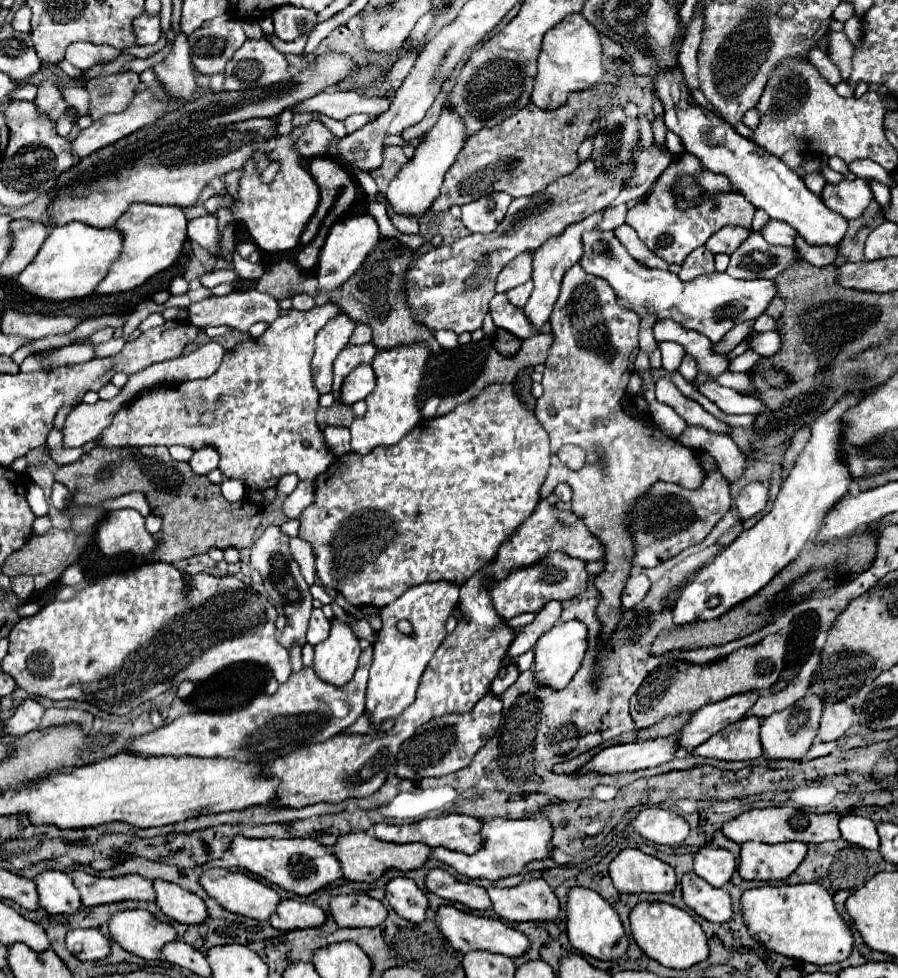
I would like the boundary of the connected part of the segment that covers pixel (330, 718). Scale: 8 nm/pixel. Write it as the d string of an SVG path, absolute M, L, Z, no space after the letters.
M372 646L362 650L360 654L360 666L354 674L354 678L344 686L332 686L322 682L312 668L302 668L302 672L292 674L288 682L280 684L278 692L268 696L256 696L248 706L240 710L227 712L195 711L182 714L176 720L172 720L166 726L156 728L150 734L136 736L128 744L124 744L124 750L142 758L154 758L154 756L194 756L194 758L234 758L240 762L256 762L266 764L268 760L274 760L276 756L284 756L296 748L310 746L316 742L324 742L350 724L354 724L364 714L364 696L366 696L366 684L368 684L368 668L372 664Z

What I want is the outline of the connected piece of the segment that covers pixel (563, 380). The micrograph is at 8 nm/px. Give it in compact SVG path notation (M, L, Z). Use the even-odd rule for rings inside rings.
M574 264L562 280L562 290L550 324L554 342L544 364L544 394L538 398L534 412L550 436L552 452L558 452L564 444L576 444L586 452L586 464L580 470L570 470L568 466L562 466L558 456L552 456L552 466L540 496L548 498L560 482L570 484L574 490L572 512L584 520L586 528L604 546L604 570L594 578L594 588L600 594L596 608L602 626L600 640L608 640L624 614L620 594L636 554L630 530L630 512L636 500L660 480L696 490L702 486L706 472L698 458L692 456L692 450L666 436L658 426L626 416L620 408L638 352L640 318L636 312L618 304L616 294L606 280L588 276ZM552 406L556 408L556 416L548 414Z

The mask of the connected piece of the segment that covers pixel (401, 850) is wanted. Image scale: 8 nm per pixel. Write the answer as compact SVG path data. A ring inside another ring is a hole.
M352 832L340 836L340 840L334 846L334 854L342 864L344 878L354 882L376 882L386 870L416 870L422 868L428 862L432 848L428 844L392 844L378 840L376 836L368 832Z

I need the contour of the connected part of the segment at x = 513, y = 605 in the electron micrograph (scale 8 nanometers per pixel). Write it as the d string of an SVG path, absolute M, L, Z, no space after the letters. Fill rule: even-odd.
M552 552L552 554L544 556L544 560L540 560L538 564L512 570L500 582L492 582L492 586L488 586L488 590L492 596L492 604L496 608L496 614L500 618L508 620L508 618L514 618L524 612L538 612L550 600L568 600L568 598L578 596L580 592L584 592L586 580L588 580L588 574L584 570L582 560L572 558L566 552Z

